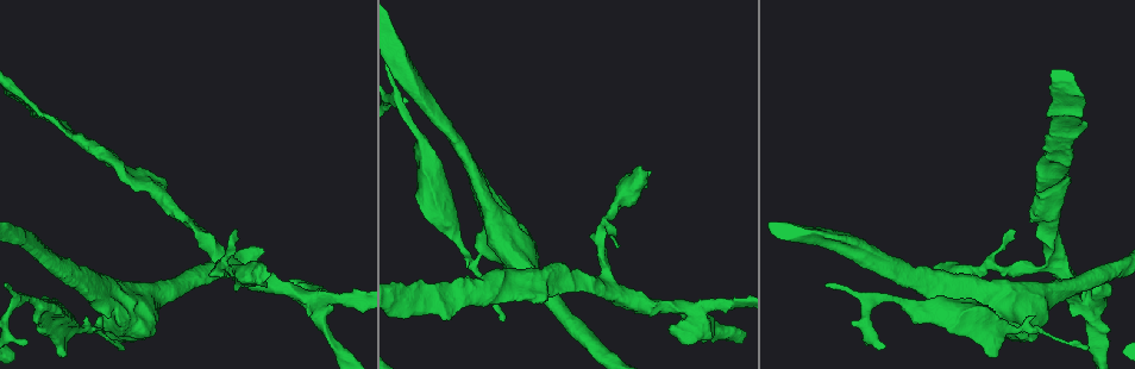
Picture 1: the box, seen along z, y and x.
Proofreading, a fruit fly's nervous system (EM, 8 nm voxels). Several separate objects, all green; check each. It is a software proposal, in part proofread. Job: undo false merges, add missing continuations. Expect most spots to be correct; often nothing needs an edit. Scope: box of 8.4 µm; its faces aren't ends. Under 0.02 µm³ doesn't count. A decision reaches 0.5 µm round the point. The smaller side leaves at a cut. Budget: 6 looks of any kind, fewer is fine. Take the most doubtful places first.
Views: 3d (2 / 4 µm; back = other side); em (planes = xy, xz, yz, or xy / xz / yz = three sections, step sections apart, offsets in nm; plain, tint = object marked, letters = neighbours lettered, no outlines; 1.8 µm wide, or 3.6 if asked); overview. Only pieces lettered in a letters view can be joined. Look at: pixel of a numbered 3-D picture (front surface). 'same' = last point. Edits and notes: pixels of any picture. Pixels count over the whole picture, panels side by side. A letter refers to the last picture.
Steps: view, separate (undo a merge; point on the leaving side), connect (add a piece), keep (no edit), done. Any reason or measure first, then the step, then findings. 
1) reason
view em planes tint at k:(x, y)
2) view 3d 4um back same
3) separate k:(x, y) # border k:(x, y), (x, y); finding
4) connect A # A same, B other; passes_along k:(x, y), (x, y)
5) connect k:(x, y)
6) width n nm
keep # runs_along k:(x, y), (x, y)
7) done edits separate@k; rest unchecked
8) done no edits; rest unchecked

an open end
view em 3.6um planes letters at 1:(650, 171)

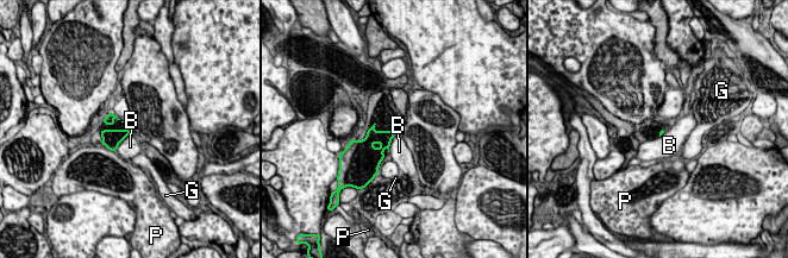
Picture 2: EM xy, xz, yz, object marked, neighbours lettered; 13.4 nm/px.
keep # B other, G other, P other; border 2:(131, 133), (119, 144), (116, 151); no lettered piece goes on from it

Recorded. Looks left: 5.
two arms at a narrow angle
view em planes plain at 1:(1046, 183)

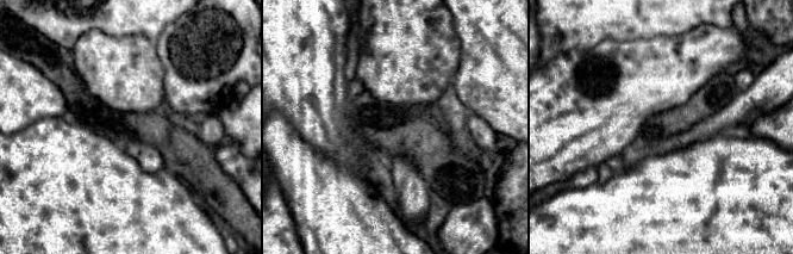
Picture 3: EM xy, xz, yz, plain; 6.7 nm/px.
where the object lies
view em planes tint same

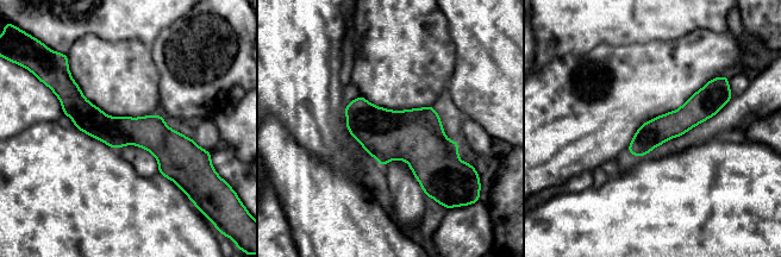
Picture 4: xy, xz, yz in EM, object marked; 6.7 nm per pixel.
see the neighbours
view em planes letters same

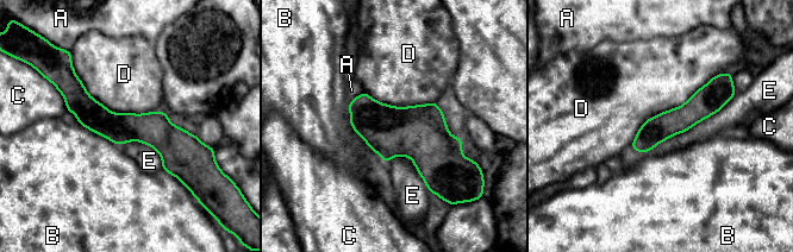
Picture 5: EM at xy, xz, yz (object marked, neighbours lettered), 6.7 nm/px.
width 180 nm; longest_contact E 750 nm
keep # A other, B other, C other, D other, E other; all the same neuron

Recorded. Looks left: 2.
branch stops here
view 3d 2um at 1:(1050, 117)

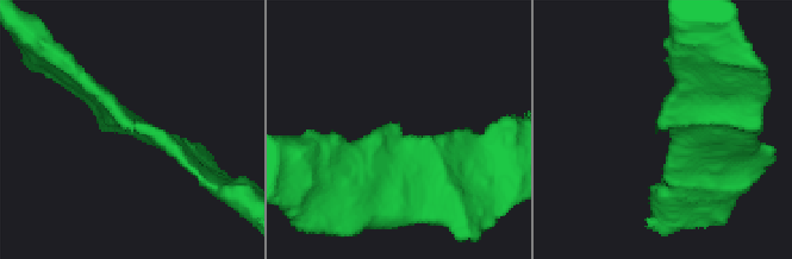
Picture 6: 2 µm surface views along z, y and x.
view em planes letters at 6:(670, 129)

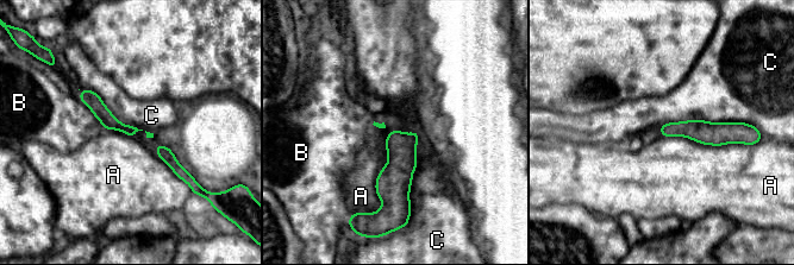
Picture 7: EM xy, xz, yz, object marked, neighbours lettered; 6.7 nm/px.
width 100 nm; longest_contact A 550 nm
keep # A other, B other, C other; no lettered piece goes on from it

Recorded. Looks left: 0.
done no edits; rest unchecked

